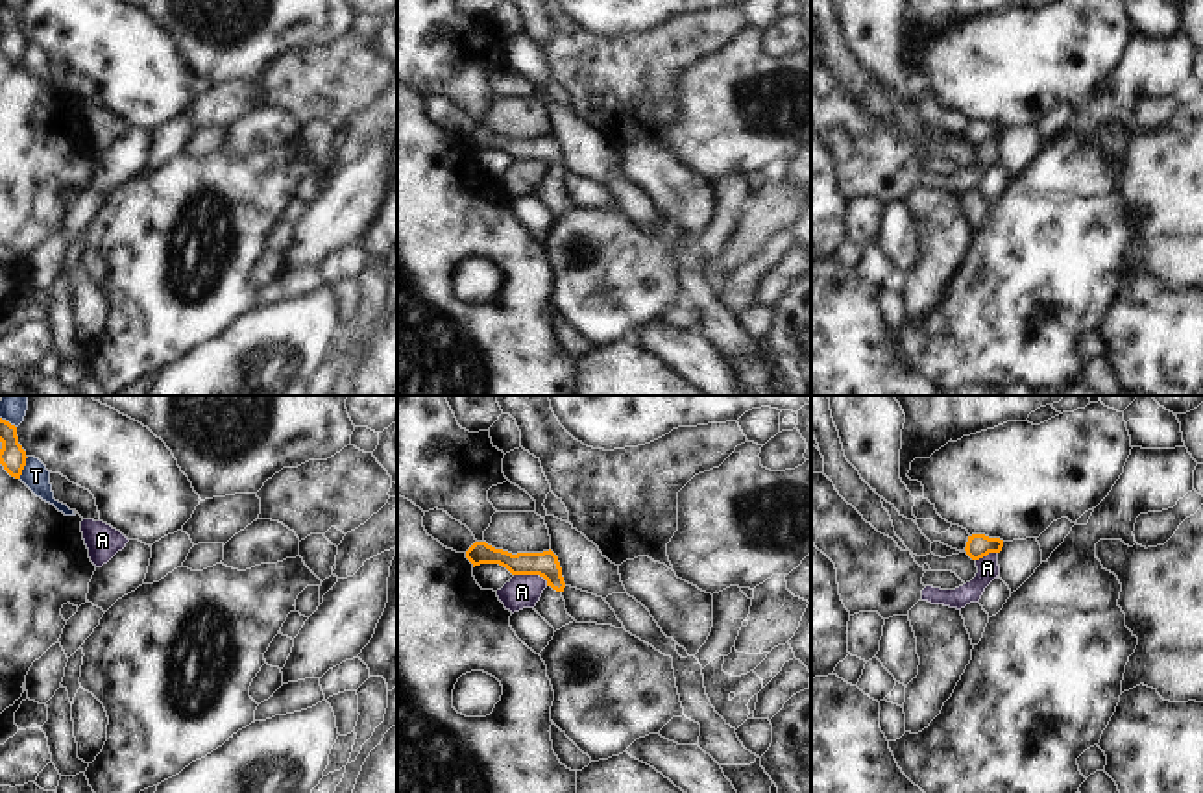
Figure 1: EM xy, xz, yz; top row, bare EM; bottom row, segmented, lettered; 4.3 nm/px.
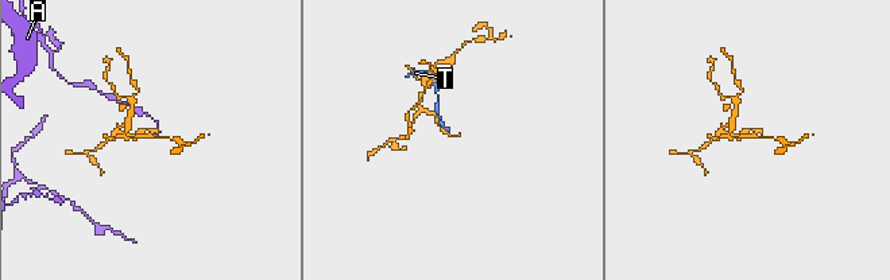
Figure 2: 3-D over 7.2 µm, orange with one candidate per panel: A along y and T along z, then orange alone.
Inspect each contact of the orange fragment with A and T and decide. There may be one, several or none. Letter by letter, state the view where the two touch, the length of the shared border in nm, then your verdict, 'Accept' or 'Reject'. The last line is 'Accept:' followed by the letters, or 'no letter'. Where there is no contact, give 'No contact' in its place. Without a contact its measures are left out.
A: Touches orange in xz. Shared border 160 nm. Reject
T: Touches orange in xy. Shared border 100 nm. Reject
Accept: no letter.

